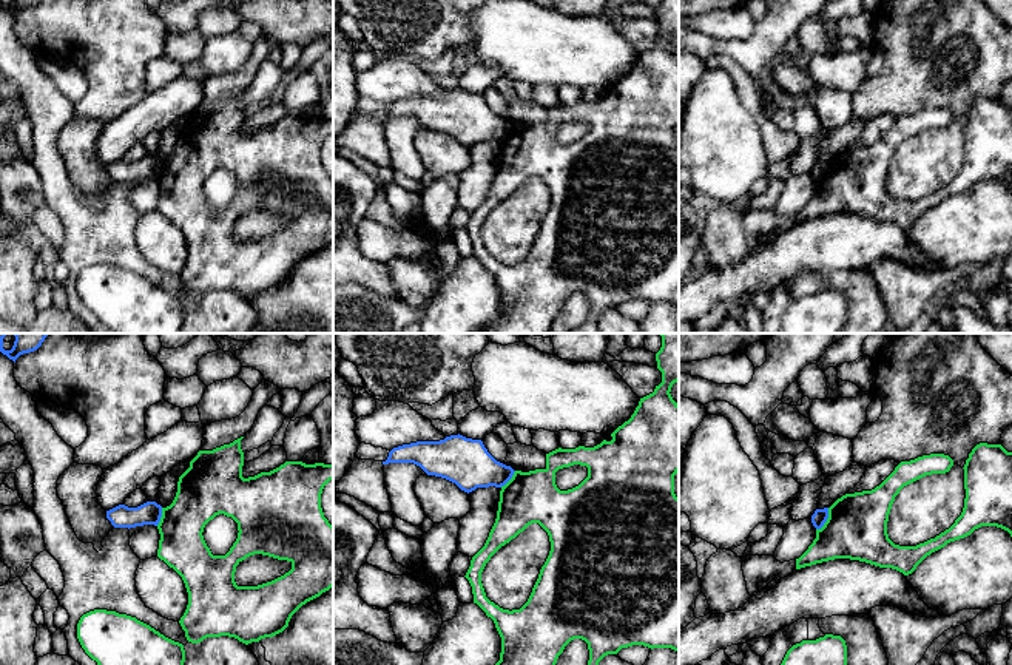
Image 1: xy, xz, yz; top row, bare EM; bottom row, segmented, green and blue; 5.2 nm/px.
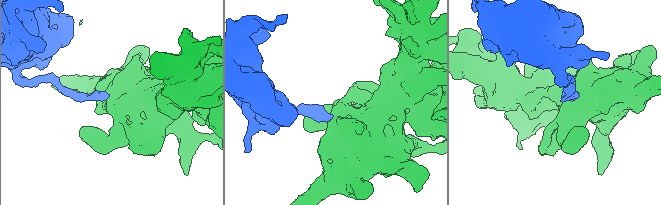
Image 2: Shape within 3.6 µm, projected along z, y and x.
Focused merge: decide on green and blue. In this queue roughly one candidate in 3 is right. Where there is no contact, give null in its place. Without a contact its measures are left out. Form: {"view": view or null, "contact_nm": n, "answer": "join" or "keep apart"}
{"view": "yz", "contact_nm": 140, "answer": "keep apart"}

